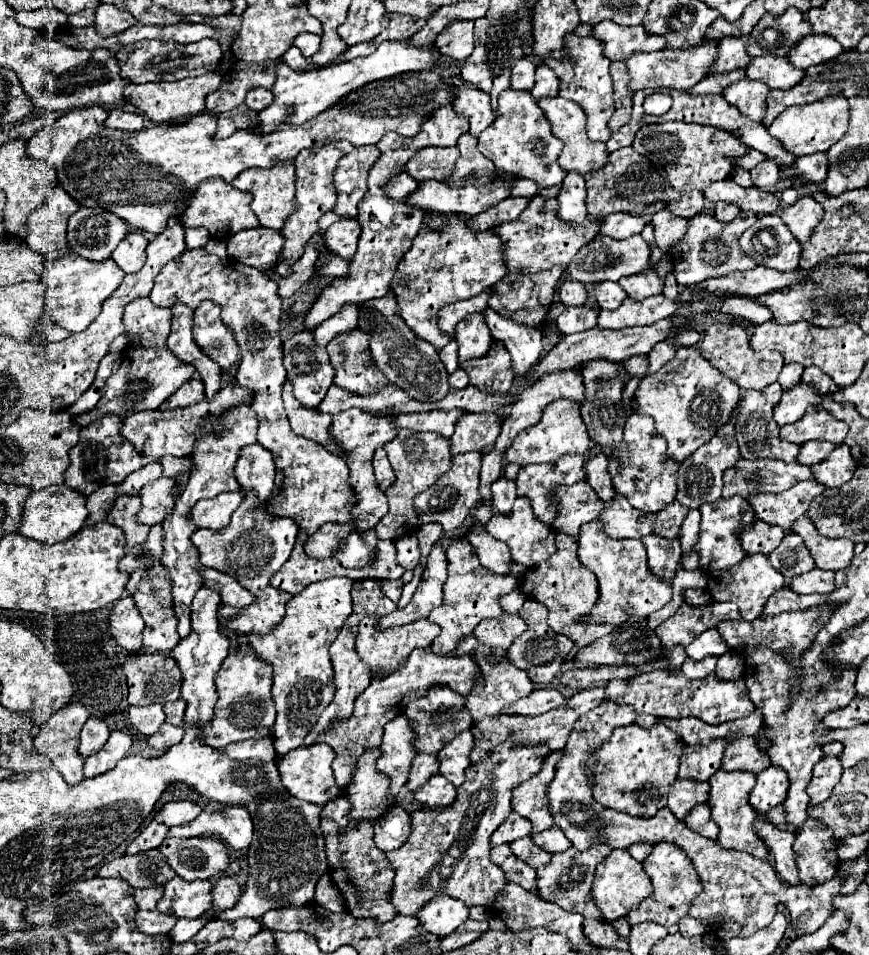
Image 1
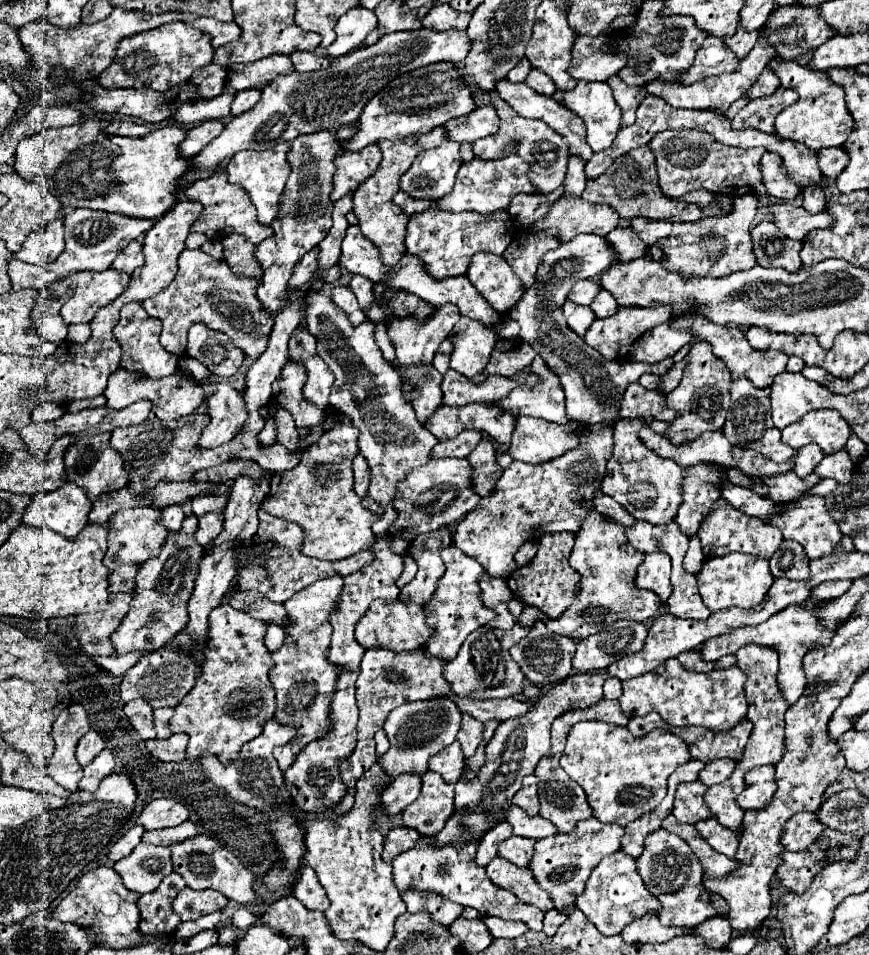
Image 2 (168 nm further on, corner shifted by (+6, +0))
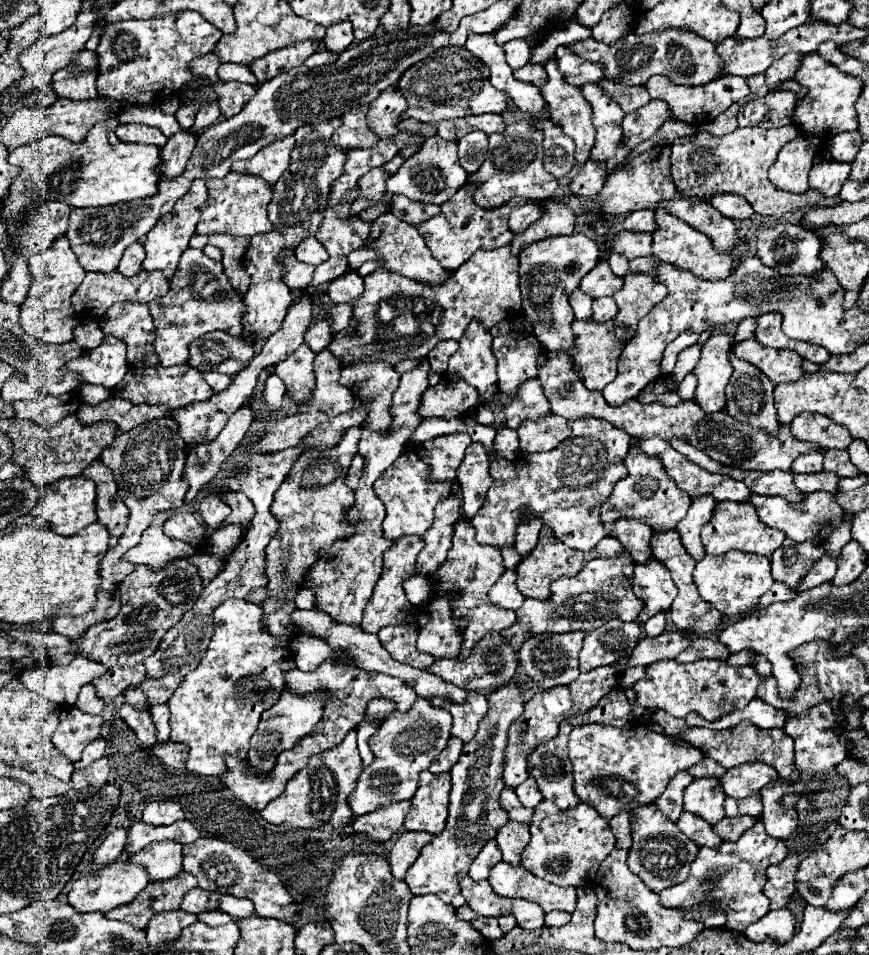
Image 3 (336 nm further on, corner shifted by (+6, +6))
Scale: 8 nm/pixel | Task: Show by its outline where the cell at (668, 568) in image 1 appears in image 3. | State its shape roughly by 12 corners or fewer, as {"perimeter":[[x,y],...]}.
{"perimeter":[[656,558],[634,568],[638,622],[670,610],[678,588]]}

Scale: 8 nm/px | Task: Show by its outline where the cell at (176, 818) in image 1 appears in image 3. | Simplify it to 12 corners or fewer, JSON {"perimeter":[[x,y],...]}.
{"perimeter":[[158,800],[146,806],[142,820],[168,826],[182,818],[180,804]]}

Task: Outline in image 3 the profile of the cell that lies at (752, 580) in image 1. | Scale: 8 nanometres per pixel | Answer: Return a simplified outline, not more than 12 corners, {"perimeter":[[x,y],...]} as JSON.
{"perimeter":[[706,554],[700,596],[724,616],[754,610],[774,584],[770,558]]}

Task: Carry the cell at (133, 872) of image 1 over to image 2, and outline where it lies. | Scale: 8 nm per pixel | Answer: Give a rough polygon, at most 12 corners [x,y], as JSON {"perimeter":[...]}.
{"perimeter":[[140,842],[112,868],[128,890],[158,888],[172,872],[170,848]]}

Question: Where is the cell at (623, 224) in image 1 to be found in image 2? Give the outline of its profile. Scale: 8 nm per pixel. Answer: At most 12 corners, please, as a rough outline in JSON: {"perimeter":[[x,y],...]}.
{"perimeter":[[630,226],[614,228],[606,240],[620,262],[636,260],[646,244]]}

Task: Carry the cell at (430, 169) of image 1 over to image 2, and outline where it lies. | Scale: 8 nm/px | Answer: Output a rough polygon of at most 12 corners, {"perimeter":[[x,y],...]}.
{"perimeter":[[458,142],[420,152],[400,188],[436,200],[454,186]]}

